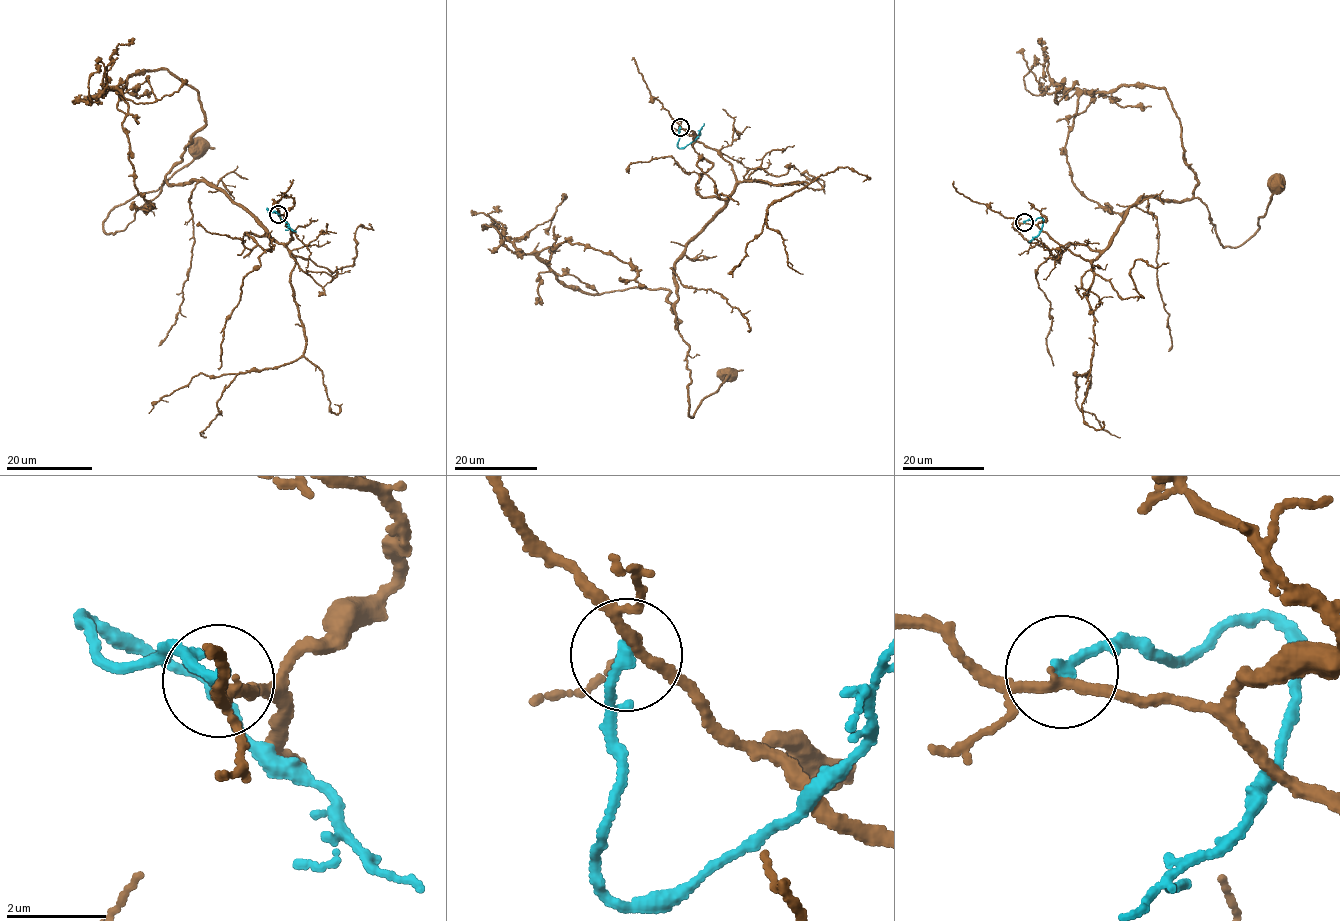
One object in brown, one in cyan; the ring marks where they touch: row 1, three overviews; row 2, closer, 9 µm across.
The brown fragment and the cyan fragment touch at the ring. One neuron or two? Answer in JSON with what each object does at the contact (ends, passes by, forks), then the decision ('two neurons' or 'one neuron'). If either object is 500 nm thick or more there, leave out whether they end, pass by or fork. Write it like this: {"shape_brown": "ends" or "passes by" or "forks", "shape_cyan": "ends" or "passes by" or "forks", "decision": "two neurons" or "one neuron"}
{"shape_brown": "passes by", "shape_cyan": "ends", "decision": "two neurons"}

